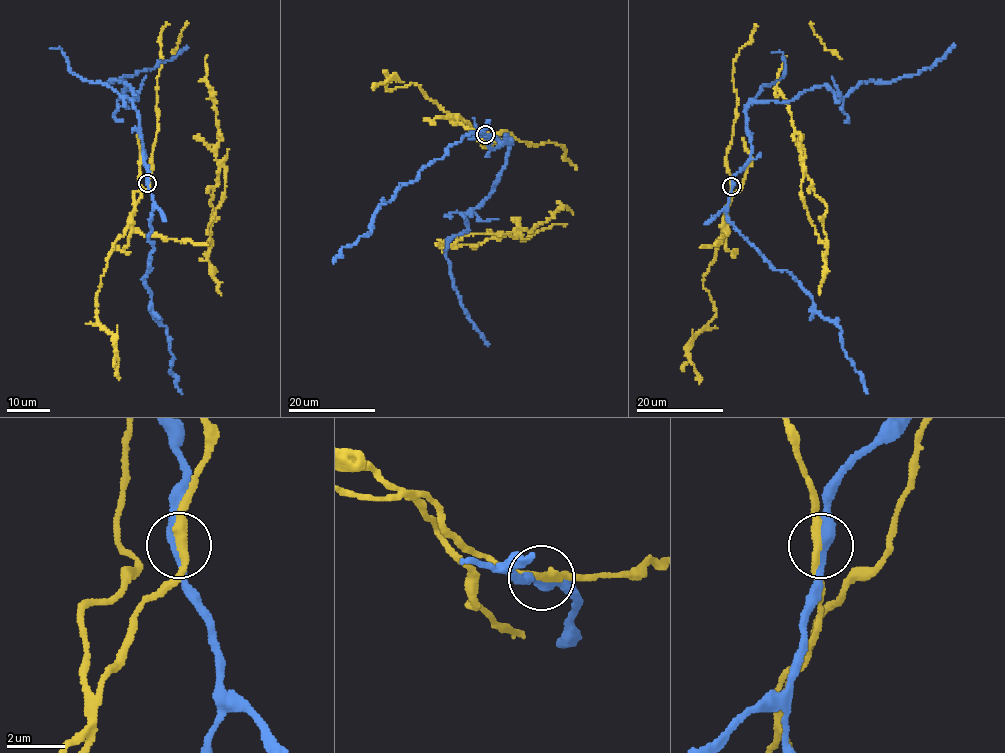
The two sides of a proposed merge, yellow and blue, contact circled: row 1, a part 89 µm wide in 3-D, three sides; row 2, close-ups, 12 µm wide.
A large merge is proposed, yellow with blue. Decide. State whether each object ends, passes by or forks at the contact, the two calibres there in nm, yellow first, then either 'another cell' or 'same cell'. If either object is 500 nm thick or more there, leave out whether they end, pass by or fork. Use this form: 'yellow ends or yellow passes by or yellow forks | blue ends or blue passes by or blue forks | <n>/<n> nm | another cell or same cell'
yellow passes by | blue passes by | 280/400 nm | another cell

